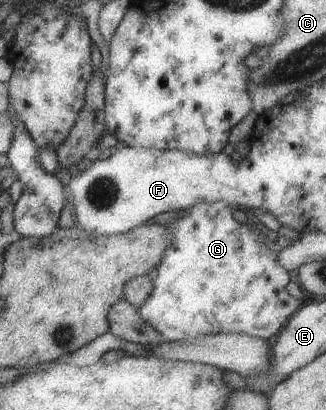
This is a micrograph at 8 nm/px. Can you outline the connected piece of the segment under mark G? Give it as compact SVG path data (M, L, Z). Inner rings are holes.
M217 201L211 202L211 204L195 204L191 208L180 210L179 216L174 222L167 224L167 232L171 234L171 240L169 246L165 248L163 256L157 265L157 276L152 280L153 288L149 292L149 296L145 297L145 302L139 306L138 314L143 318L143 322L146 322L151 328L154 328L164 340L168 341L181 341L187 340L187 338L195 338L199 335L211 335L221 333L239 333L250 337L261 338L266 340L271 336L275 336L282 326L289 320L290 316L300 307L299 302L295 300L295 297L290 296L285 290L285 285L289 282L289 276L287 272L279 266L275 253L265 245L266 237L253 226L249 226L247 223L241 224L233 218L231 215L233 208L224 204L224 202Z

